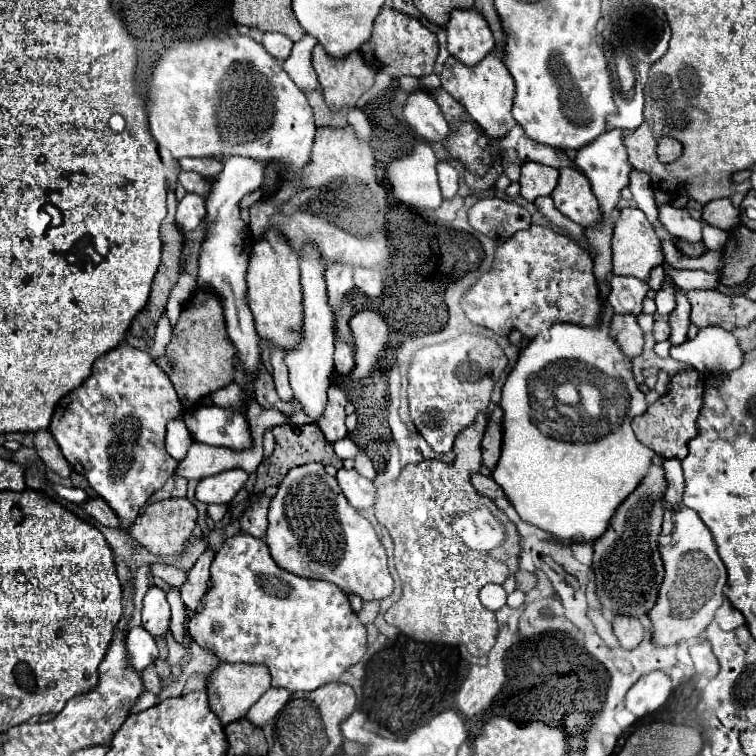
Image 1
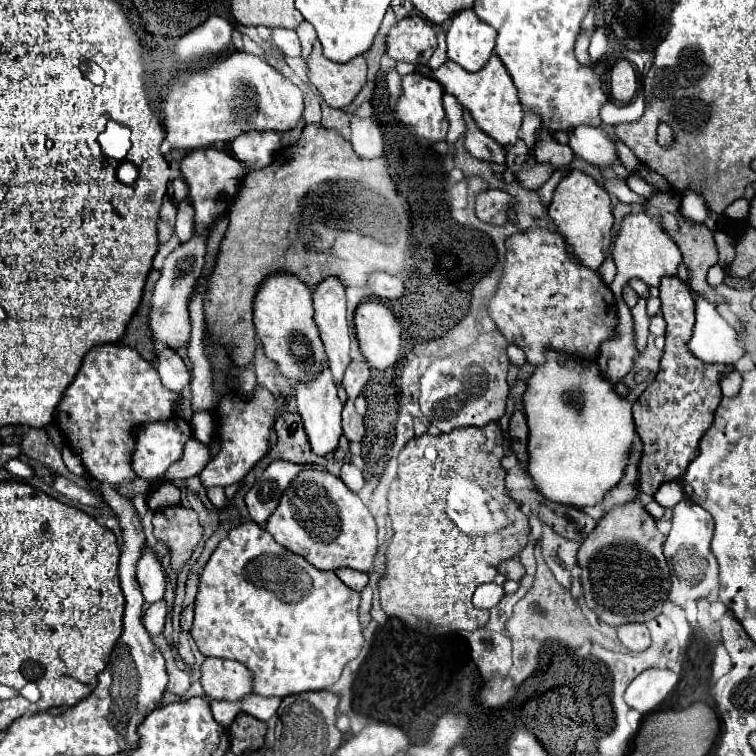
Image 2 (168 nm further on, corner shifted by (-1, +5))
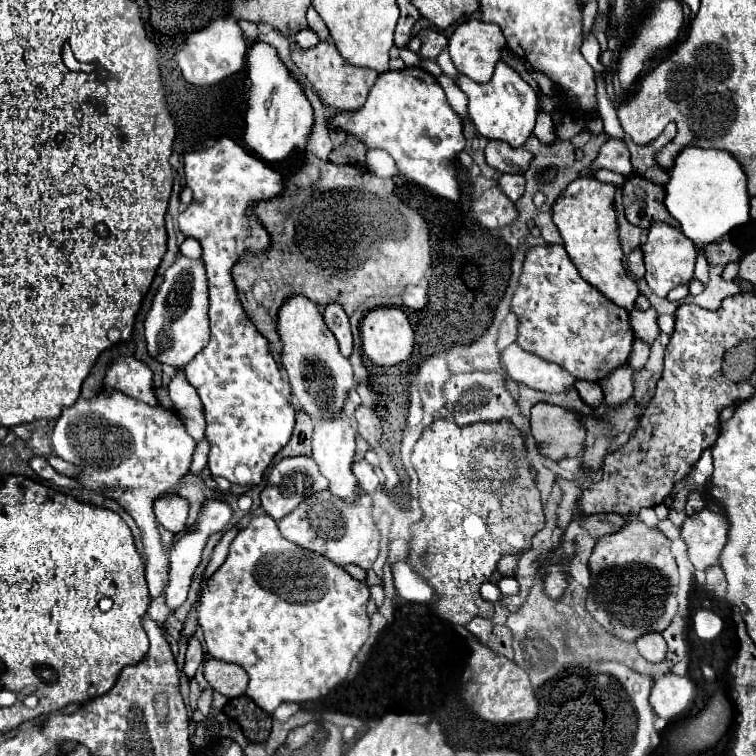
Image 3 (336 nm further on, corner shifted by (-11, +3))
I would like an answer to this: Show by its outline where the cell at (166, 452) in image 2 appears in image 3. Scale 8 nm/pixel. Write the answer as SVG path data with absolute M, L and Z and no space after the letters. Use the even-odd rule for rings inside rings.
M101 392L89 400L79 398L73 406L67 406L61 412L61 416L55 422L55 428L51 432L51 448L53 448L55 456L79 466L79 474L75 476L75 480L83 488L89 488L93 492L99 492L99 494L119 502L119 506L123 506L125 512L129 512L129 516L137 522L137 526L143 532L143 544L145 544L145 554L147 554L145 562L147 562L149 592L151 592L151 597L159 598L167 584L169 562L167 562L167 552L161 548L157 522L155 522L155 514L153 514L153 502L161 494L169 492L173 486L179 484L179 480L189 472L191 456L195 452L195 440L187 434L181 420L177 418L177 414L171 410L165 410L161 406L149 406L145 402L139 402L131 396L125 396L123 392L113 392L109 396L105 396L105 392Z

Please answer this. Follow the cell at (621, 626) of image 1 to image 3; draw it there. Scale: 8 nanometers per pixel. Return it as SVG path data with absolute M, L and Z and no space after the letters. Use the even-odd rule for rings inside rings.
M651 632L635 640L639 654L649 662L663 662L667 656L667 642L661 634Z

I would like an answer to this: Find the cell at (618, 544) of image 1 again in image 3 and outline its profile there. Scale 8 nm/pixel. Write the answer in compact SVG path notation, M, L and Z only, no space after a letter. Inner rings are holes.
M629 520L627 526L615 534L597 540L597 546L589 558L591 586L587 594L587 610L591 616L613 636L633 642L647 632L663 632L677 612L677 564L671 554L671 540L659 530L645 526L639 520Z

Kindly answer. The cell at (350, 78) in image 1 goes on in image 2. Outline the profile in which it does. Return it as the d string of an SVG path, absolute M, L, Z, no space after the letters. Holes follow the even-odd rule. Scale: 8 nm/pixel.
M313 44L313 54L307 60L309 80L321 92L331 108L345 108L361 92L367 82L365 56L357 56L345 64L331 62L323 56L321 44Z

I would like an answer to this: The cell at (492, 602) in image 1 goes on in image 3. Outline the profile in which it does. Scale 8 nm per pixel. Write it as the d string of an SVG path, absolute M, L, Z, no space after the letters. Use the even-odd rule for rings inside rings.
M485 582L485 584L481 586L481 596L487 598L487 600L491 600L491 602L497 602L497 600L501 598L501 592L499 592L497 584L493 584L493 582Z

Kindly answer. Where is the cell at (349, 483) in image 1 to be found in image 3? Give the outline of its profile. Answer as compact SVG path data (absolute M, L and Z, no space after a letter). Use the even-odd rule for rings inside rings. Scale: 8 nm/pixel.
M359 460L359 462L353 464L353 474L357 476L361 490L367 492L367 494L373 494L373 492L381 486L381 482L379 482L379 478L377 478L373 466L367 464L365 460Z

